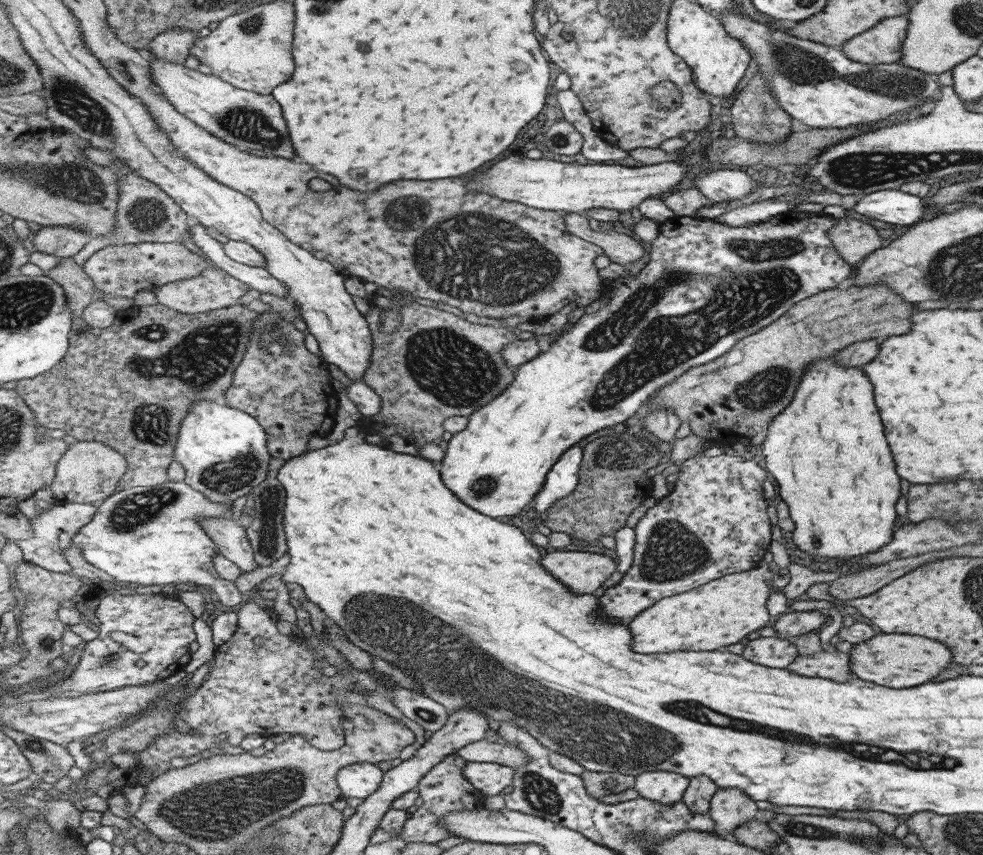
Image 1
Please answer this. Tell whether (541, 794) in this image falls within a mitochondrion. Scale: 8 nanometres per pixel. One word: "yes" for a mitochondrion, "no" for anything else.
yes

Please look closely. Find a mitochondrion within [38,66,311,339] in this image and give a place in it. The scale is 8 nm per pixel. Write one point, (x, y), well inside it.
(72, 99)

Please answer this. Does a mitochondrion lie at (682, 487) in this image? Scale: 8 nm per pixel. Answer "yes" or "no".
no

